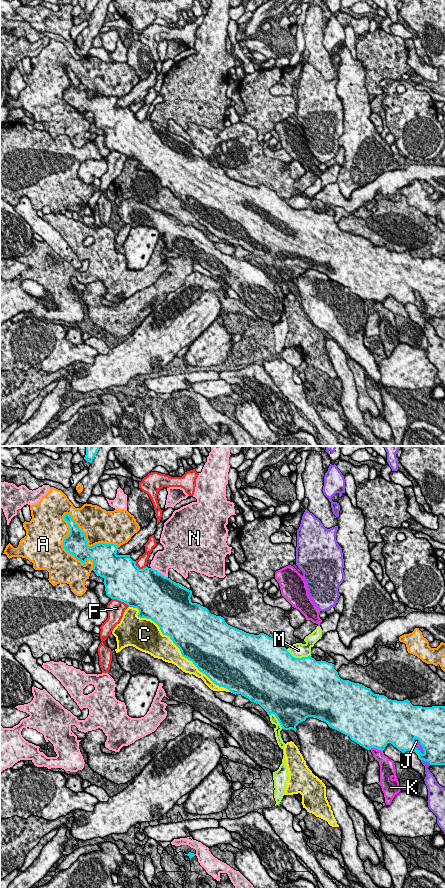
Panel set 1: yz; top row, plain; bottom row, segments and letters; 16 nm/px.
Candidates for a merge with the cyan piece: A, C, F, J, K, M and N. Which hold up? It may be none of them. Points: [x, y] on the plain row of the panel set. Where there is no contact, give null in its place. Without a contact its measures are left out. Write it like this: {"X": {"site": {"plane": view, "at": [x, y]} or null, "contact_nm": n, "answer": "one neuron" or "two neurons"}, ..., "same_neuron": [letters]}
{"A": {"site": {"plane": "yz", "at": [86, 95]}, "contact_nm": 1050, "answer": "two neurons"}, "C": {"site": {"plane": "yz", "at": [177, 198]}, "contact_nm": 2150, "answer": "two neurons"}, "F": {"site": {"plane": "yz", "at": [121, 153]}, "contact_nm": 320, "answer": "two neurons"}, "J": {"site": {"plane": "yz", "at": [422, 298]}, "contact_nm": 320, "answer": "two neurons"}, "K": {"site": {"plane": "yz", "at": [375, 300]}, "contact_nm": 240, "answer": "two neurons"}, "M": {"site": {"plane": "yz", "at": [298, 210]}, "contact_nm": 420, "answer": "two neurons"}, "N": {"site": {"plane": "yz", "at": [158, 124]}, "contact_nm": 320, "answer": "two neurons"}, "same_neuron": []}

